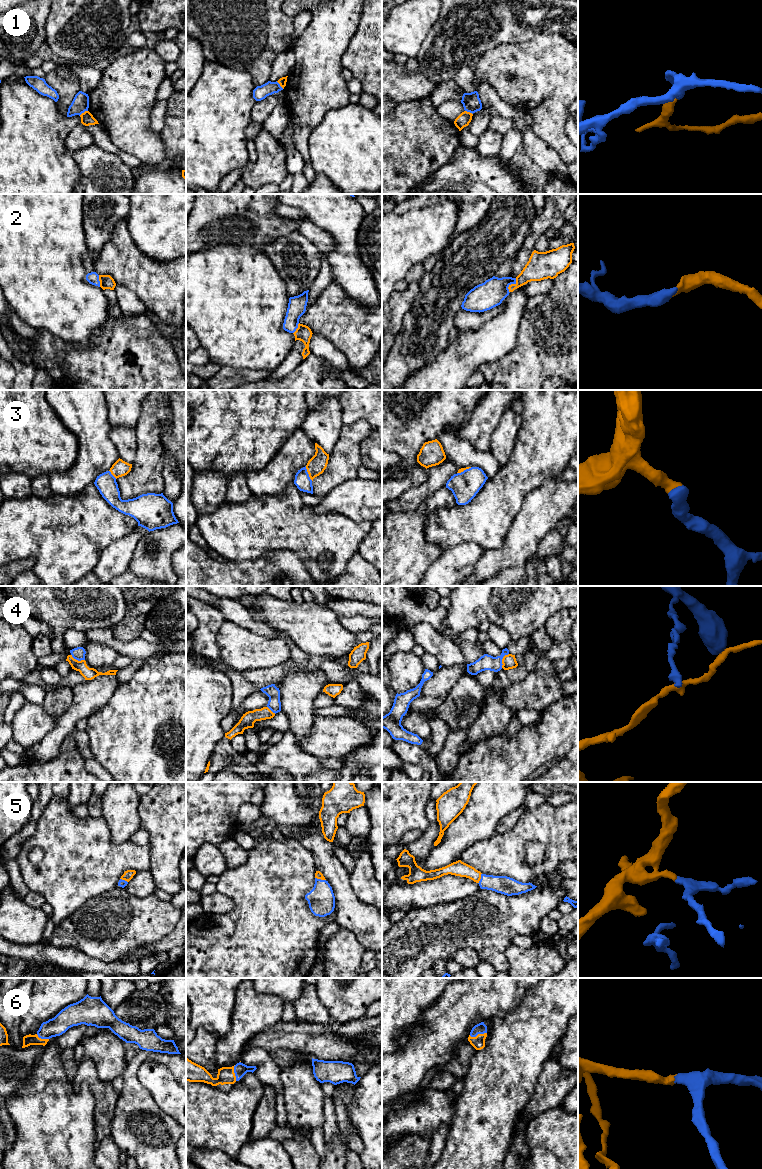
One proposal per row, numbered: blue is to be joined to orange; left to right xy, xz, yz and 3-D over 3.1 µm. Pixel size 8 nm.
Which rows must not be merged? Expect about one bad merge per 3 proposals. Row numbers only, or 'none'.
1, 4

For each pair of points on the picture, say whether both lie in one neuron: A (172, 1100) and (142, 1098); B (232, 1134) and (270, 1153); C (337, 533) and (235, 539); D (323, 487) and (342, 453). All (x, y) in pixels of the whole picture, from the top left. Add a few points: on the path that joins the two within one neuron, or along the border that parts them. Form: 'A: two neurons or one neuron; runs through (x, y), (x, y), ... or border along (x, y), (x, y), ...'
A: two neurons; border along (139, 1080), (158, 1107), (170, 1115)
B: two neurons; border along (248, 1142), (242, 1147), (236, 1158)
C: one neuron; runs through (312, 533), (260, 533)
D: one neuron; runs through (329, 479), (342, 466), (342, 461)

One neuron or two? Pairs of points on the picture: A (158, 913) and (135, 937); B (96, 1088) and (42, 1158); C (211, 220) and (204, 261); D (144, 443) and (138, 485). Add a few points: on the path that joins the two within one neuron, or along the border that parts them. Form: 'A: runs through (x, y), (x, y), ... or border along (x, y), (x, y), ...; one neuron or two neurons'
A: runs through (152, 919), (140, 931); one neuron
B: border along (83, 1081), (87, 1084), (95, 1101), (94, 1116); two neurons
C: border along (229, 245), (211, 246), (196, 252); two neurons
D: runs through (144, 453), (144, 475); one neuron

